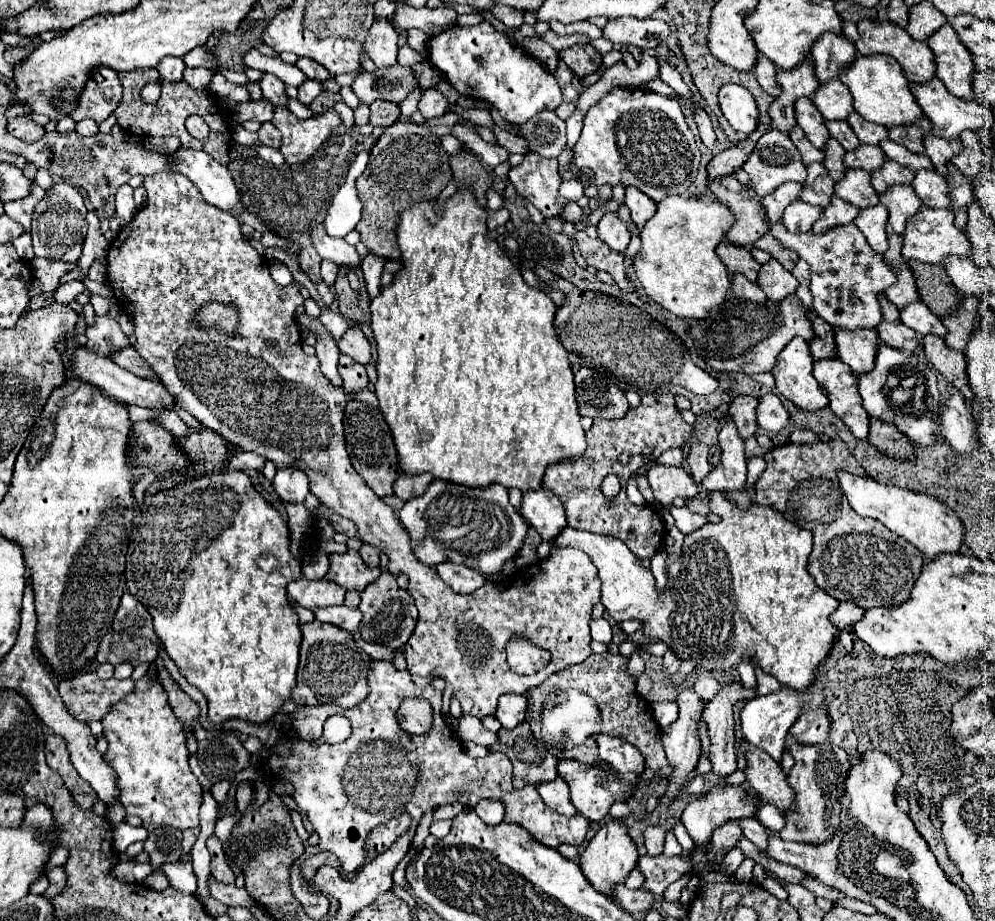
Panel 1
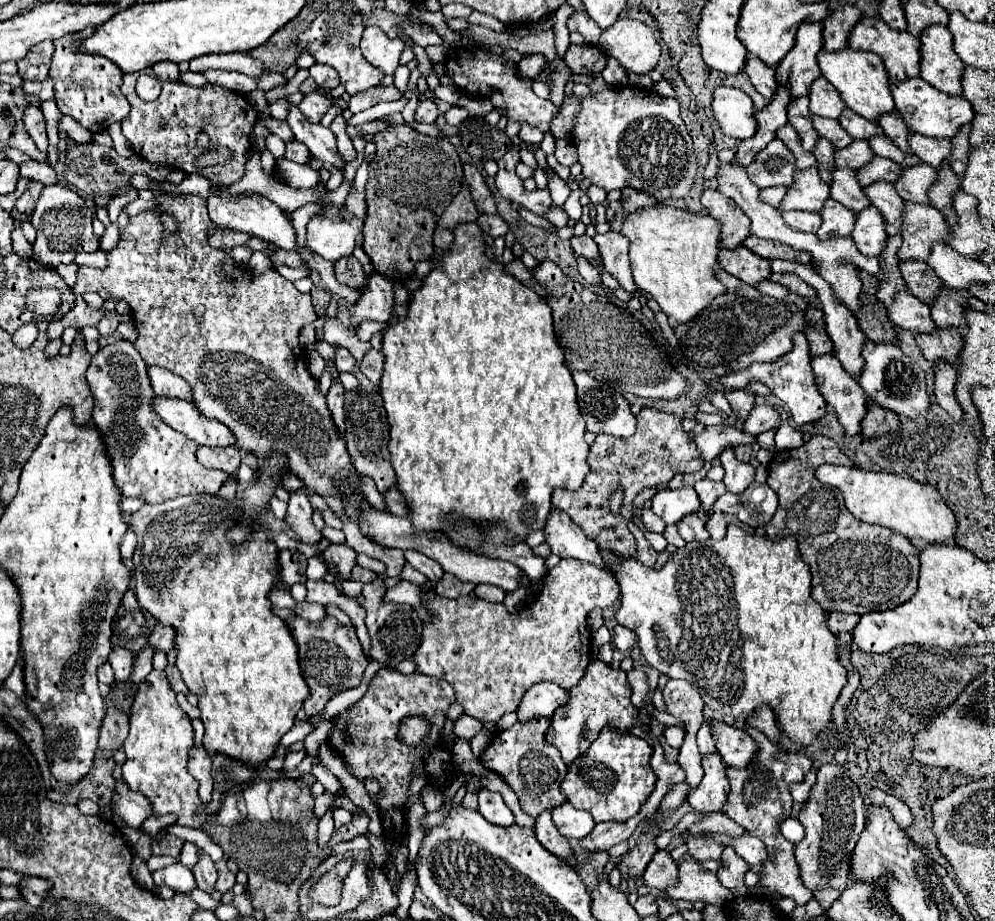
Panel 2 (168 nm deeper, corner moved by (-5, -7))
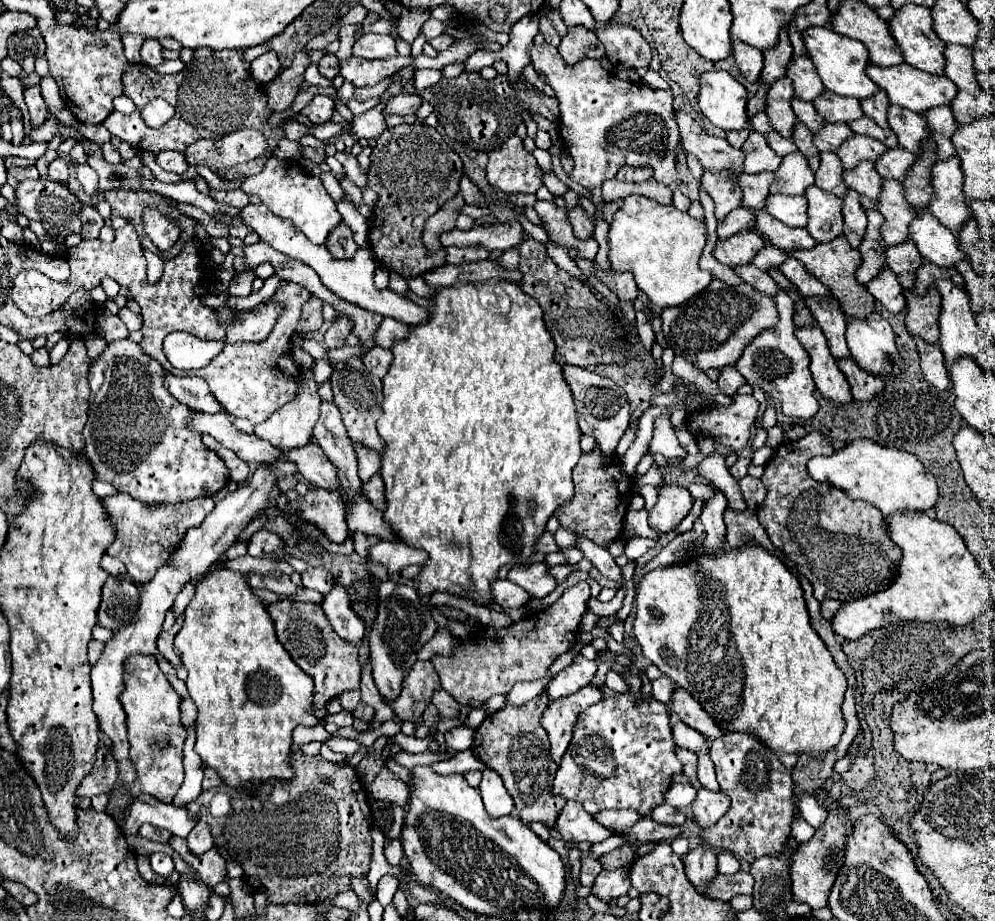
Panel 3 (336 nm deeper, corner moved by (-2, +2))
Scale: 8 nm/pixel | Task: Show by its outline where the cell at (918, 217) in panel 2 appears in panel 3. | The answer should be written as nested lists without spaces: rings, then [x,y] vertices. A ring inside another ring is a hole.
[[[885,181],[879,213],[885,217],[883,239],[887,245],[901,245],[909,239],[909,225],[915,219],[915,209],[905,199],[905,189],[899,181]]]

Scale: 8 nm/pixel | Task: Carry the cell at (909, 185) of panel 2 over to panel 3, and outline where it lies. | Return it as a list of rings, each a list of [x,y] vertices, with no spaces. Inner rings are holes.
[[[889,149],[875,165],[877,165],[877,173],[883,179],[895,179],[895,181],[905,181],[907,173],[911,169],[911,165],[915,163],[917,155],[913,155],[907,149]]]

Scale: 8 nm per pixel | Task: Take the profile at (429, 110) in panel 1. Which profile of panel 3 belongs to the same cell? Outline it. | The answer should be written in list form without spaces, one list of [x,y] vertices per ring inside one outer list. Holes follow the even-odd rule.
[[[401,93],[395,95],[383,109],[383,113],[397,113],[397,115],[413,115],[421,107],[421,97],[419,95],[409,95]]]

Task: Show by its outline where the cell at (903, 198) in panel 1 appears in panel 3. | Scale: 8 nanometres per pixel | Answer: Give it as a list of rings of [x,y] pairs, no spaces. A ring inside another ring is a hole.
[[[863,161],[863,165],[857,165],[857,169],[845,171],[845,185],[861,195],[861,205],[865,211],[877,209],[883,179],[879,177],[873,161]]]

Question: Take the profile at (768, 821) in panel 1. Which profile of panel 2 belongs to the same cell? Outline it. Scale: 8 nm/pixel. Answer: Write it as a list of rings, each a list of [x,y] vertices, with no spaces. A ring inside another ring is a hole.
[[[788,818],[786,822],[782,822],[782,834],[792,842],[798,844],[804,838],[804,826],[796,820],[796,818]]]

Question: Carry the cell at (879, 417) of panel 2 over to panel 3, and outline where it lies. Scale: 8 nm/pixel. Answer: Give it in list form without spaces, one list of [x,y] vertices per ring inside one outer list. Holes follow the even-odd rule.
[[[851,357],[837,361],[837,363],[851,385],[851,393],[853,393],[855,401],[871,401],[885,387],[883,379],[879,379],[871,373],[863,373],[863,369],[859,369],[855,365],[855,361],[851,361]]]

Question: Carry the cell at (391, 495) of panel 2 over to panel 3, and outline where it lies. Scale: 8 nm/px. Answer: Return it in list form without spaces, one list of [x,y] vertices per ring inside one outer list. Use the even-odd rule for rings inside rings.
[[[375,473],[367,483],[361,485],[363,493],[367,493],[367,497],[371,497],[371,503],[377,509],[387,509],[387,501],[385,501],[385,483],[381,479],[381,473]]]

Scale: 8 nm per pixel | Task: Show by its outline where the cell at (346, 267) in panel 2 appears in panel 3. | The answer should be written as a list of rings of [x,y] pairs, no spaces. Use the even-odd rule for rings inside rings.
[[[339,225],[339,229],[335,229],[335,233],[331,233],[331,237],[327,239],[327,245],[329,253],[335,257],[335,259],[351,259],[357,251],[357,243],[353,241],[353,233],[347,225]]]

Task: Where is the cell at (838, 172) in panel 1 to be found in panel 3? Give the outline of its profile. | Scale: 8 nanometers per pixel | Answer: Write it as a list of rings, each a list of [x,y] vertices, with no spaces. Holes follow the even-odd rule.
[[[797,123],[795,129],[793,129],[793,143],[799,147],[799,151],[807,157],[809,165],[813,171],[819,169],[819,151],[817,147],[813,145],[813,133],[807,129],[807,125],[803,123]]]

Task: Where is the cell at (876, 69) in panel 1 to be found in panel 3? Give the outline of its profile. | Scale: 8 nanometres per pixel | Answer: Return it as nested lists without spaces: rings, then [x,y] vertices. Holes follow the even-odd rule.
[[[813,27],[813,29],[805,31],[805,47],[809,51],[811,61],[817,67],[817,73],[819,73],[825,89],[829,89],[837,95],[855,97],[855,99],[867,99],[879,91],[879,87],[865,73],[867,65],[869,65],[869,53],[861,41],[843,37],[829,27]]]

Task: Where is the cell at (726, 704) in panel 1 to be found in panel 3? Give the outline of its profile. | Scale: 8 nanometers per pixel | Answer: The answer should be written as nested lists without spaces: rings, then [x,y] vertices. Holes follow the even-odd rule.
[[[701,787],[697,791],[697,799],[693,801],[693,819],[699,827],[711,827],[715,821],[719,821],[721,815],[725,815],[729,809],[729,797],[719,789],[711,791]]]

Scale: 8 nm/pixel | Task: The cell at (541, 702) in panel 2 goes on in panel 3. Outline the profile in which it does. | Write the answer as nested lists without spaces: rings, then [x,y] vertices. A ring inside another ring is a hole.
[[[577,655],[573,659],[573,663],[559,671],[545,687],[545,693],[549,697],[549,701],[555,701],[555,699],[561,699],[561,697],[567,697],[575,691],[579,691],[581,687],[589,685],[593,675],[597,671],[597,661],[589,661],[585,659],[583,655]]]

